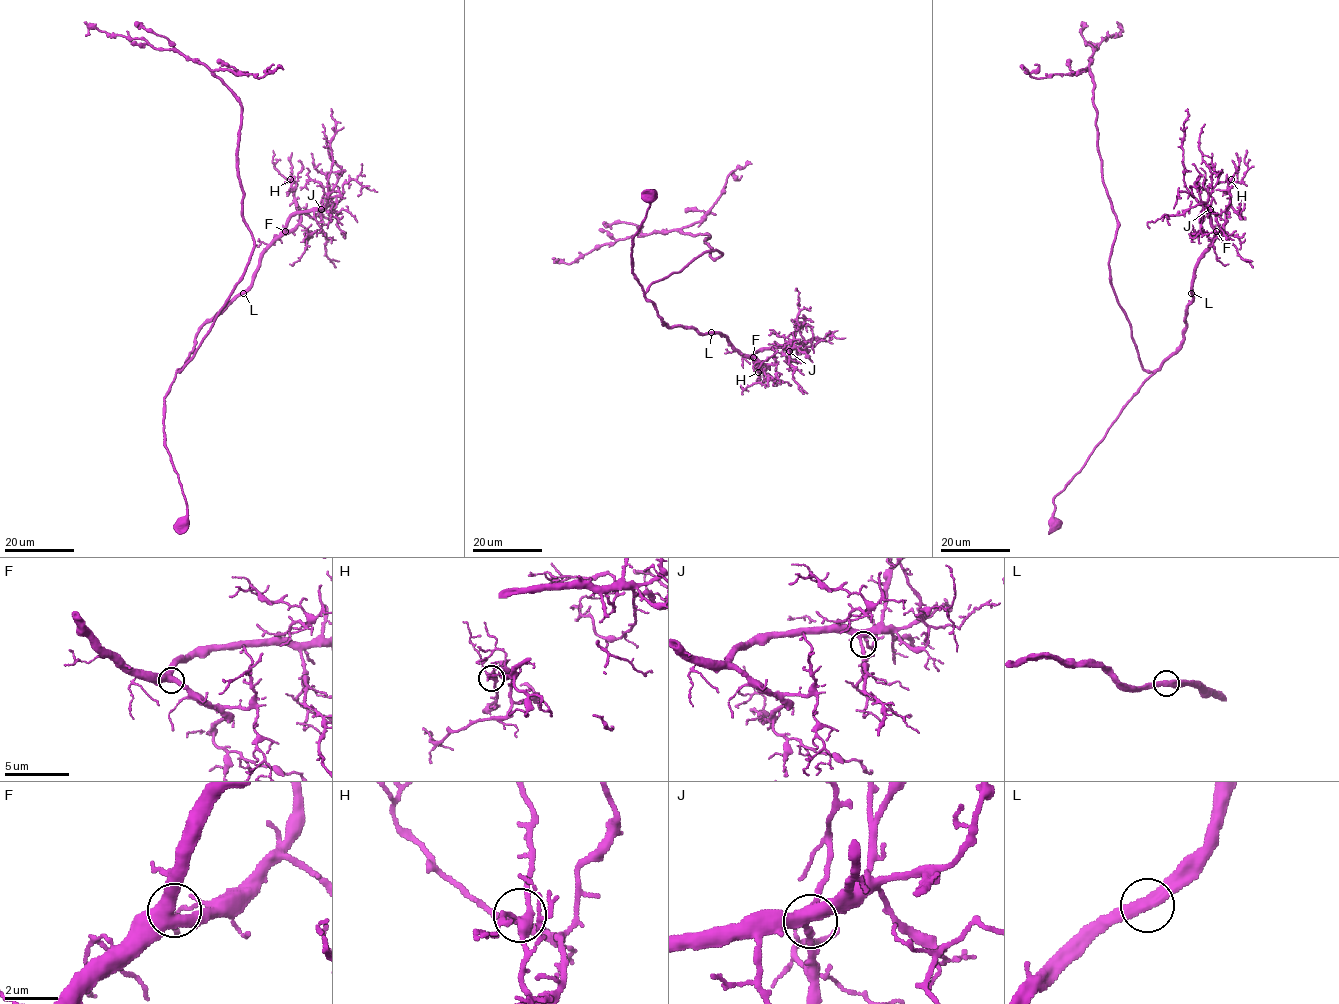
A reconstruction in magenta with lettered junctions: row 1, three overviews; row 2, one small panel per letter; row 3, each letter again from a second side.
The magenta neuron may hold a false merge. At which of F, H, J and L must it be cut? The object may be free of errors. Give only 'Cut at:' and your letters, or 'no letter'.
Cut at: no letter

